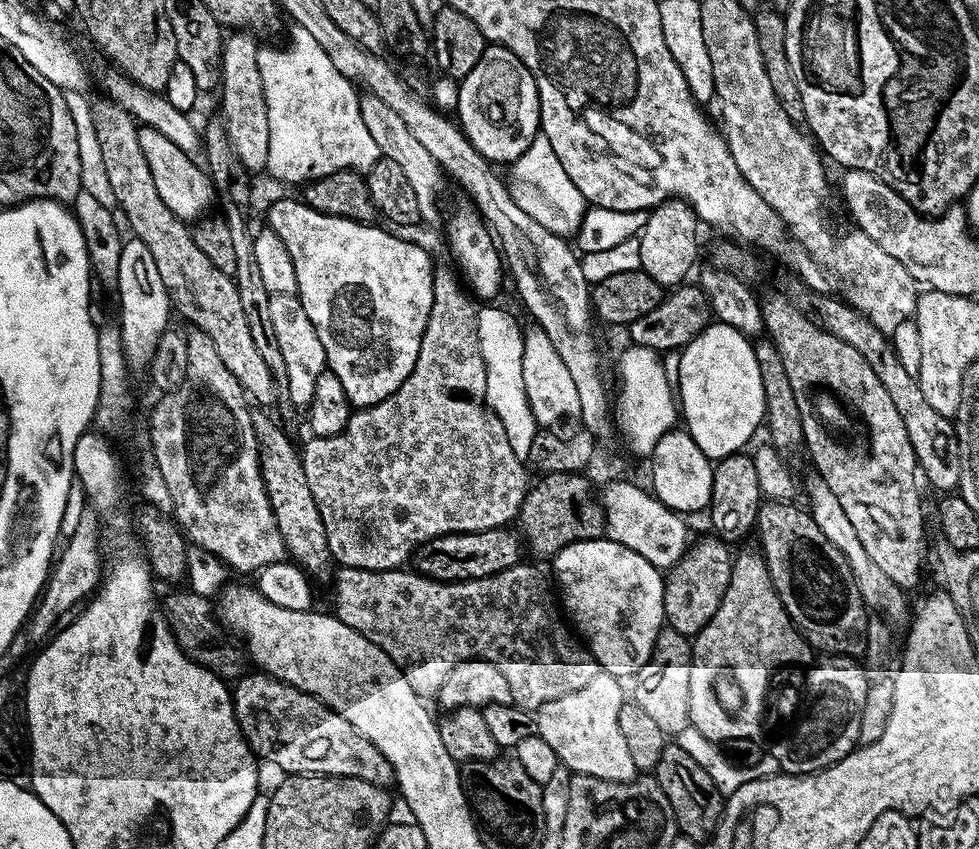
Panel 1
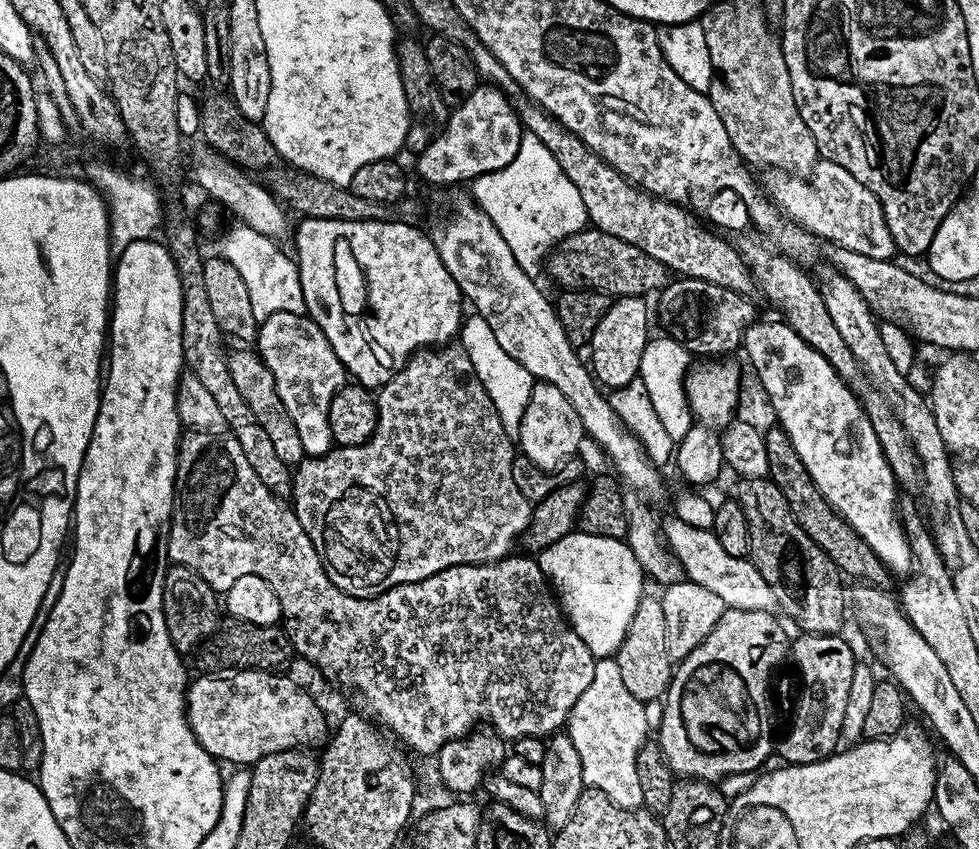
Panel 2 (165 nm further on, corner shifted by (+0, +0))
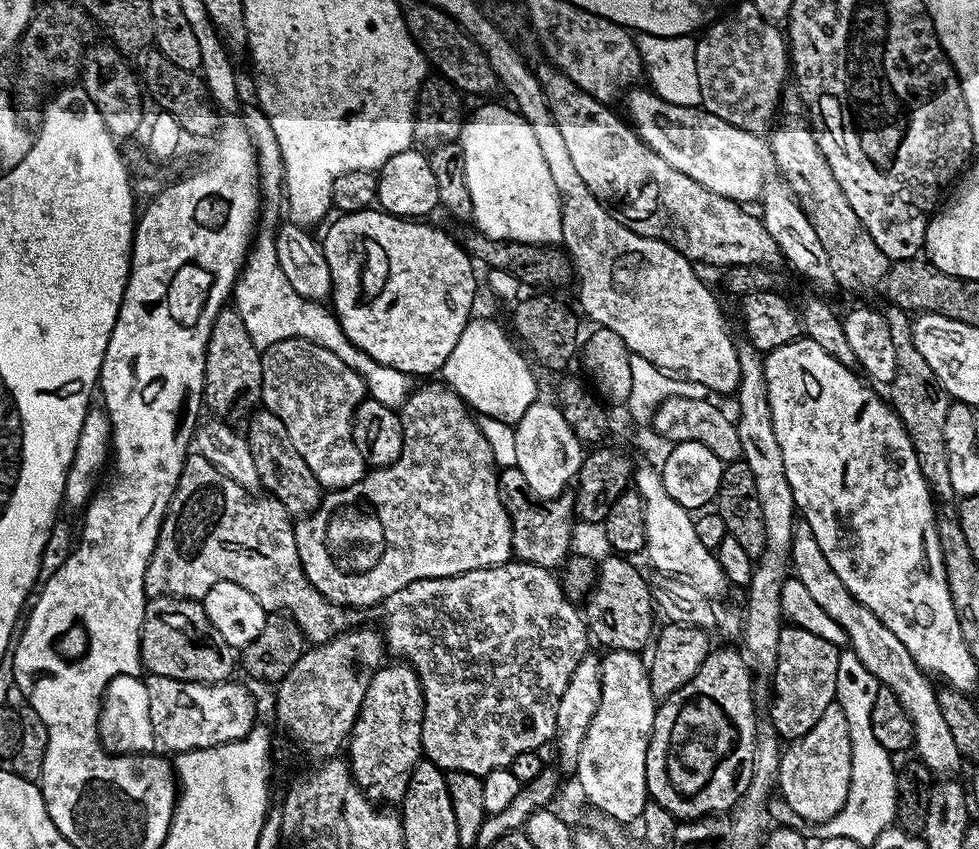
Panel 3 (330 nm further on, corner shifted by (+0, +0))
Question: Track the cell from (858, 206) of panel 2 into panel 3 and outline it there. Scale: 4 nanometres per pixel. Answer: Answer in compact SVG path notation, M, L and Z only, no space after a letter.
M640 87L627 93L626 116L654 154L670 162L686 178L694 178L694 182L706 186L706 190L714 190L714 194L722 194L741 206L761 199L768 171L774 168L772 145L763 135L742 130L718 118L718 114L710 114L703 106L674 106L674 102L666 102L655 92Z

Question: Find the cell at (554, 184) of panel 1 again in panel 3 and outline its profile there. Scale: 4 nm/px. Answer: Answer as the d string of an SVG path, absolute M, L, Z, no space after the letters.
M484 104L465 119L460 131L458 142L464 155L466 186L470 186L470 202L474 202L472 220L475 227L495 240L559 245L562 214L554 178L550 178L534 130L519 112L508 108Z

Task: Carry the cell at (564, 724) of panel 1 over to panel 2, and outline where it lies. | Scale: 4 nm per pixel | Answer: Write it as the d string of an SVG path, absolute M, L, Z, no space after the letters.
M615 658L597 659L594 678L568 715L566 734L582 758L582 774L587 787L606 794L619 808L639 809L643 805L641 783L638 782L638 752L649 739L645 701L634 698L622 682Z

